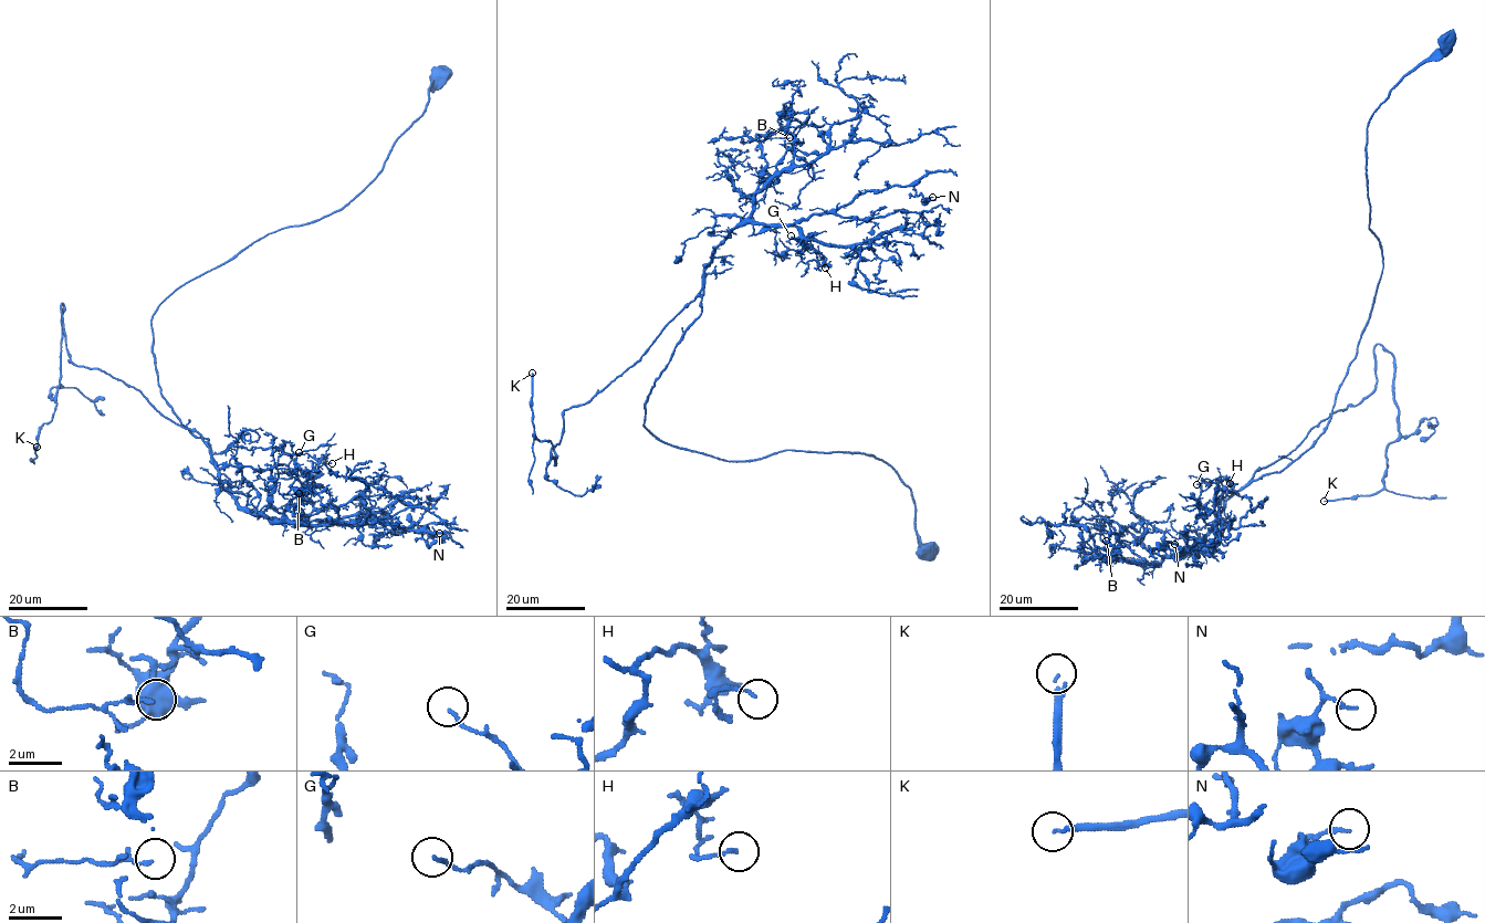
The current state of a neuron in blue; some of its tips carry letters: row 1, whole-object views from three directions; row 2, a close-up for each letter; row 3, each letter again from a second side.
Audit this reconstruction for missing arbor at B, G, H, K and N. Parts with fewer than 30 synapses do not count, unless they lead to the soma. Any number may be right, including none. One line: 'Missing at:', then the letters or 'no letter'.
Missing at: K

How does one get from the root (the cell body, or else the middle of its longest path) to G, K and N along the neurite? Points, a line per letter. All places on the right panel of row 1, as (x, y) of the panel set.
G: (1445, 41), (1367, 126), (1383, 269), (1326, 431), (1226, 500), (1196, 555), (1219, 515), (1196, 484)
K: (1445, 41), (1367, 126), (1383, 269), (1327, 427), (1253, 475), (1373, 390), (1380, 344), (1384, 486), (1324, 501)
N: (1445, 41), (1367, 126), (1383, 269), (1327, 427), (1226, 500), (1195, 555), (1164, 541), (1177, 560), (1174, 544)

